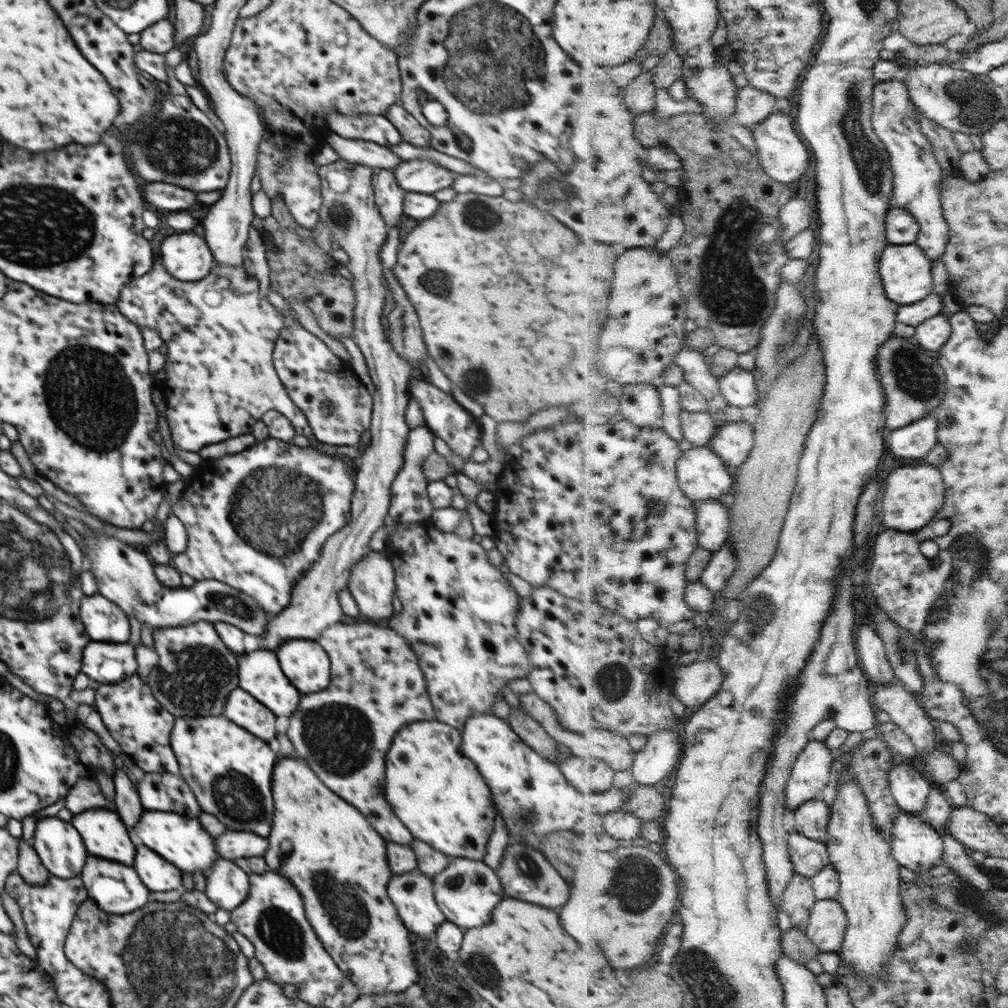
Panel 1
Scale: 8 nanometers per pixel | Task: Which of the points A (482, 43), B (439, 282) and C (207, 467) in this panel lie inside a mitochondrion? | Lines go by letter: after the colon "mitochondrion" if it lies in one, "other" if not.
A: mitochondrion
B: mitochondrion
C: other

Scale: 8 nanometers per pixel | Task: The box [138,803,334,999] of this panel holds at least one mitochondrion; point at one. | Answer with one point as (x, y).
(277, 930)

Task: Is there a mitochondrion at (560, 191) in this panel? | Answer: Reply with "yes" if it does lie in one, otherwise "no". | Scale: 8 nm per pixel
yes

